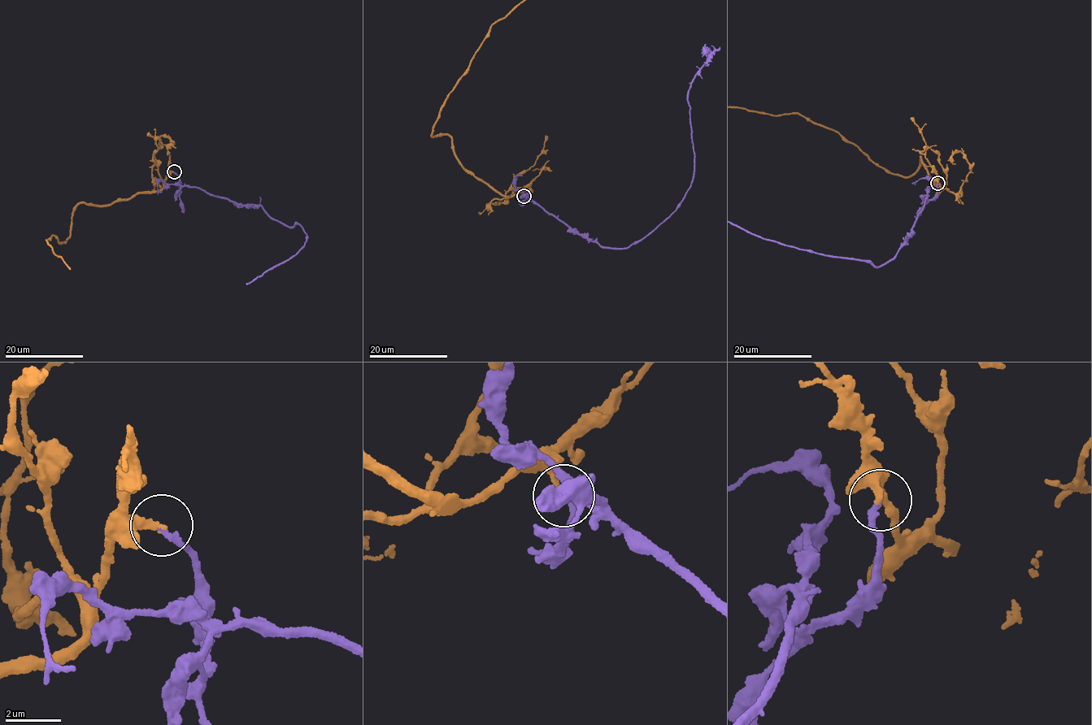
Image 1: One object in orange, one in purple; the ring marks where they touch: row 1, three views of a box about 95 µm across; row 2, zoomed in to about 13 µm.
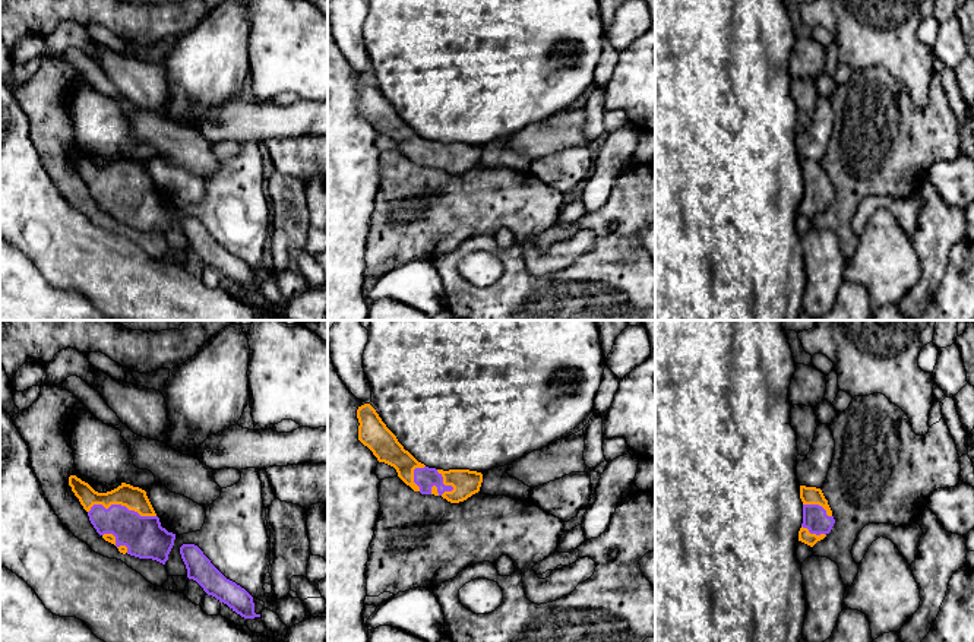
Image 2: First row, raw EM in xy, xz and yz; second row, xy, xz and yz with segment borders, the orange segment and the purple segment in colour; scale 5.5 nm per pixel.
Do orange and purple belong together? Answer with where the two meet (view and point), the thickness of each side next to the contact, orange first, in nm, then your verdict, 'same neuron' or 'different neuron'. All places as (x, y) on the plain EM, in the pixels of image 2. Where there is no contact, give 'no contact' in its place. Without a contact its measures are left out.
contact xy (122, 177); calibres 130 and 220 nm; different neuron

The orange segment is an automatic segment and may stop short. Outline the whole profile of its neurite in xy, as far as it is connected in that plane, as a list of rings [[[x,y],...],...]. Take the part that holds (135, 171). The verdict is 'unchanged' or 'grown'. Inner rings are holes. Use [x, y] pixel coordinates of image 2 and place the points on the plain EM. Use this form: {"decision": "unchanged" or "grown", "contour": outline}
{"decision": "unchanged", "contour": [[[76,148],[69,149],[69,158],[86,184],[89,184],[94,177],[102,177],[105,181],[111,177],[121,177],[129,183],[137,184],[140,189],[156,189],[146,164],[139,159],[121,155],[111,164],[98,165]]]}

